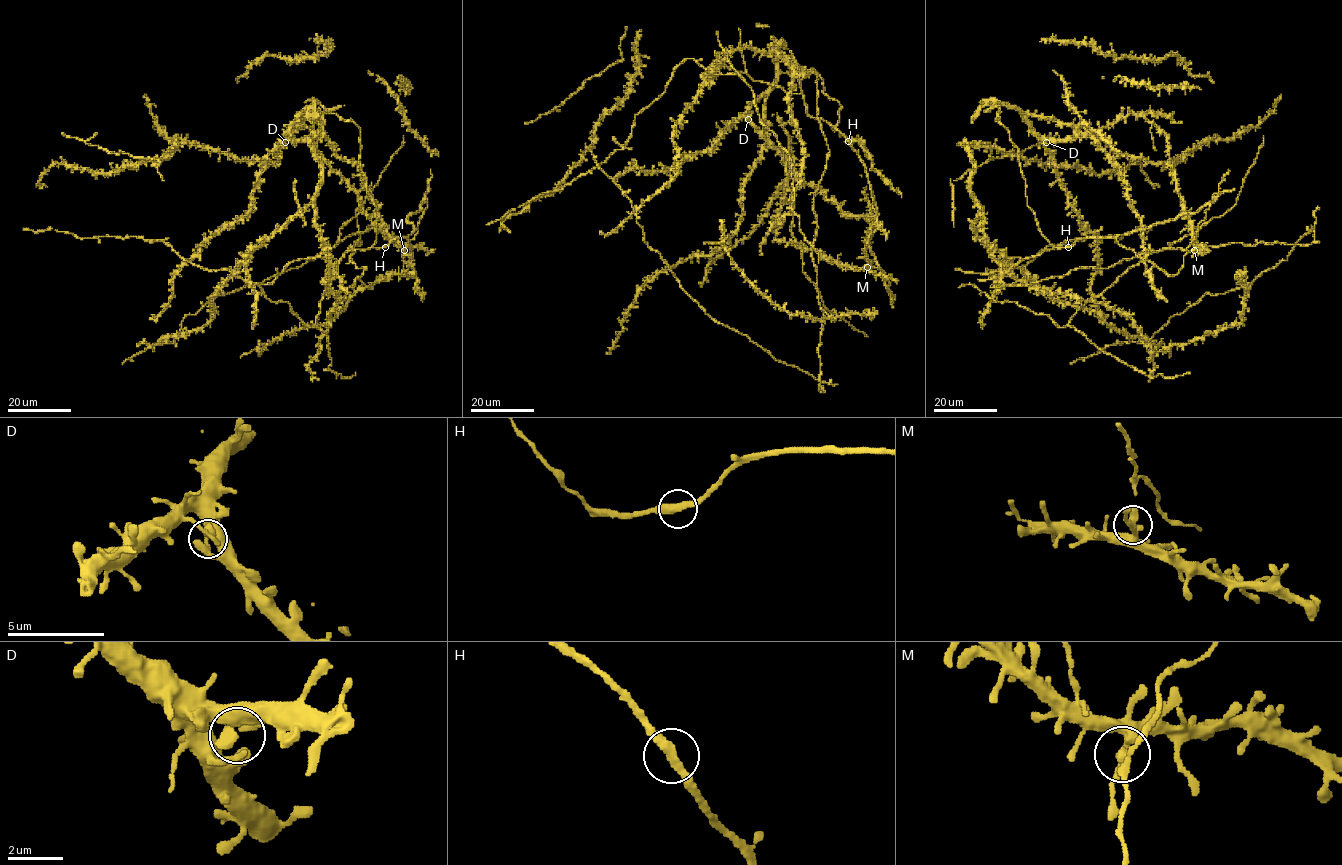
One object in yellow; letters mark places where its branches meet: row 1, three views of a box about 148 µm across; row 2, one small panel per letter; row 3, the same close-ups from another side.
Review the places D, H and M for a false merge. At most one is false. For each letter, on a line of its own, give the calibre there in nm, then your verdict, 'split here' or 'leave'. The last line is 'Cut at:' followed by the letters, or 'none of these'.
D: 380 nm thick; leave
H: 360 nm thick; leave
M: 360 nm thick; split here
Cut at: M

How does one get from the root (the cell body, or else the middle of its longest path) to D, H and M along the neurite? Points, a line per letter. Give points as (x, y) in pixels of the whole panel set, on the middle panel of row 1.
D: (748, 75), (801, 94), (809, 115), (834, 127), (841, 108), (813, 70), (778, 68), (748, 119)
H: (748, 75), (753, 80), (780, 86), (788, 93), (801, 94), (809, 115), (827, 121), (848, 141)
M: (748, 75), (801, 94), (807, 113), (832, 124), (856, 152), (875, 212), (864, 247), (867, 267)

